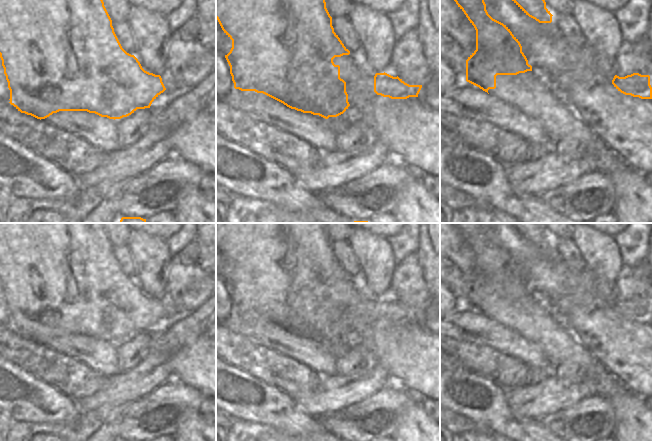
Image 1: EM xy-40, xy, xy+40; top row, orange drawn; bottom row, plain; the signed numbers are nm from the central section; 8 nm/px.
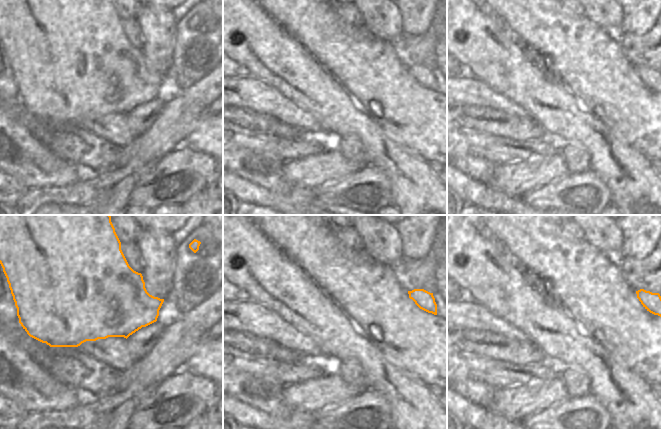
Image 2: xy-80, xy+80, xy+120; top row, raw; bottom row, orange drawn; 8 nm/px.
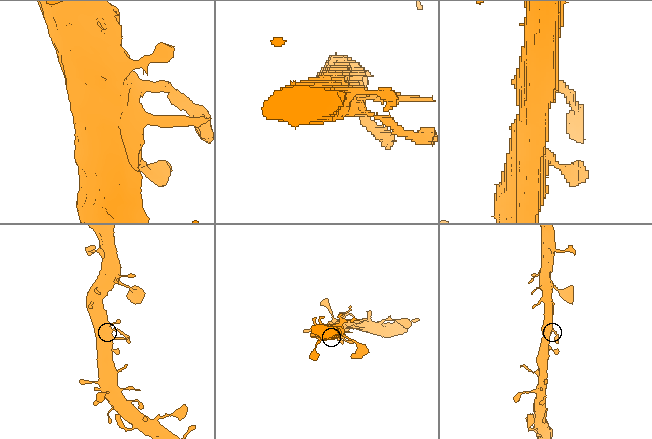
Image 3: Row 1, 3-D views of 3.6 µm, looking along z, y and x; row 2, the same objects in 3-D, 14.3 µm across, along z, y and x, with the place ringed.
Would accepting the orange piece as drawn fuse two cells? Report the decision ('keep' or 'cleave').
keep

